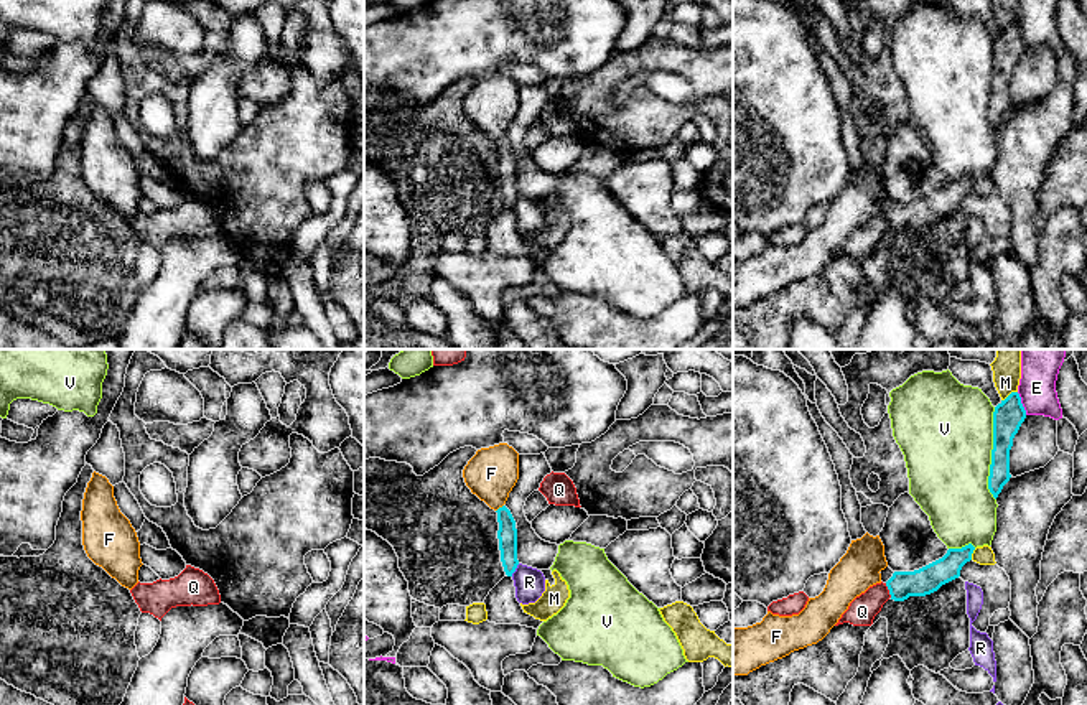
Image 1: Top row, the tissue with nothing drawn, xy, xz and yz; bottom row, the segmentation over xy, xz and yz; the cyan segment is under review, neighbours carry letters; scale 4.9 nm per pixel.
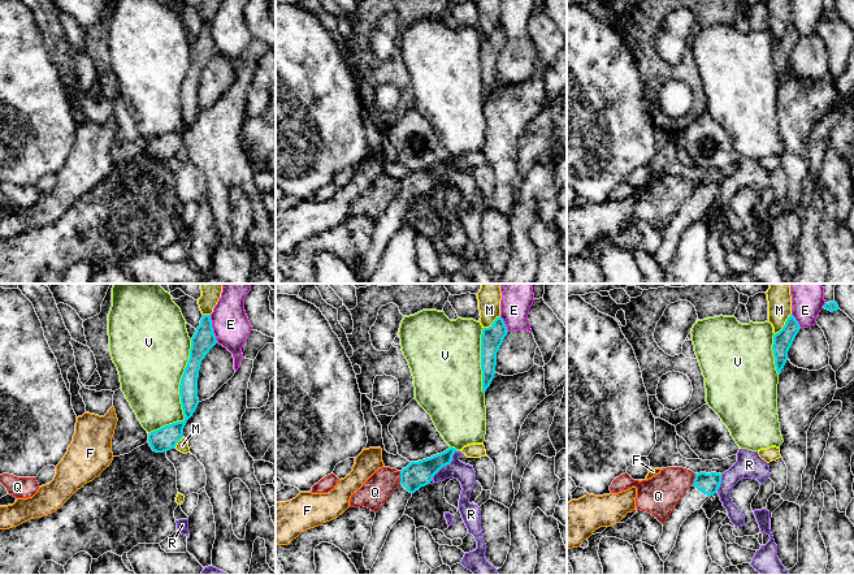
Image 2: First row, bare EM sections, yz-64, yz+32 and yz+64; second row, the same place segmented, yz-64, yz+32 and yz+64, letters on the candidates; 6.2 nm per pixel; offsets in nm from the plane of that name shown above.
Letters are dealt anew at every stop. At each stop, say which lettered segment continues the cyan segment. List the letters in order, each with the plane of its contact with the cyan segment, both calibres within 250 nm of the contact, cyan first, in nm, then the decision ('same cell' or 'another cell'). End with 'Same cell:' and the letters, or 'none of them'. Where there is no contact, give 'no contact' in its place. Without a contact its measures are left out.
E: yz | 150/180 nm | another cell
F: xz | 100/240 nm | another cell
M: yz | 150/120 nm | another cell
Q: yz | 140/140 nm | another cell
R: xz | 100/150 nm | another cell
V: yz | 150/460 nm | another cell
Same cell: none of them

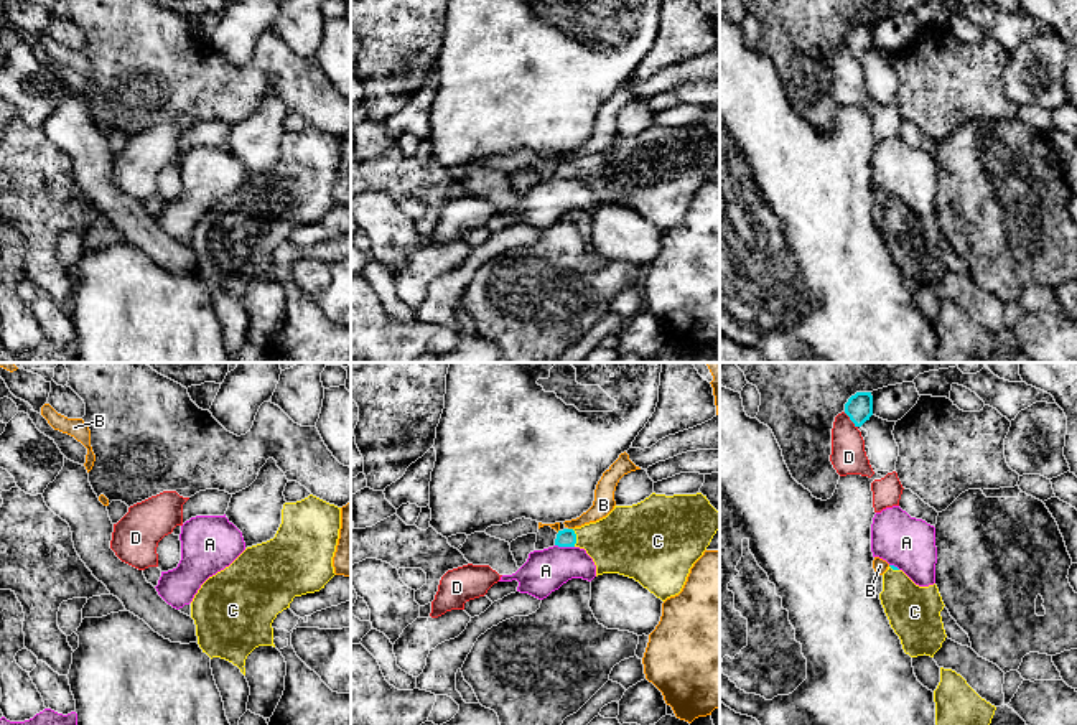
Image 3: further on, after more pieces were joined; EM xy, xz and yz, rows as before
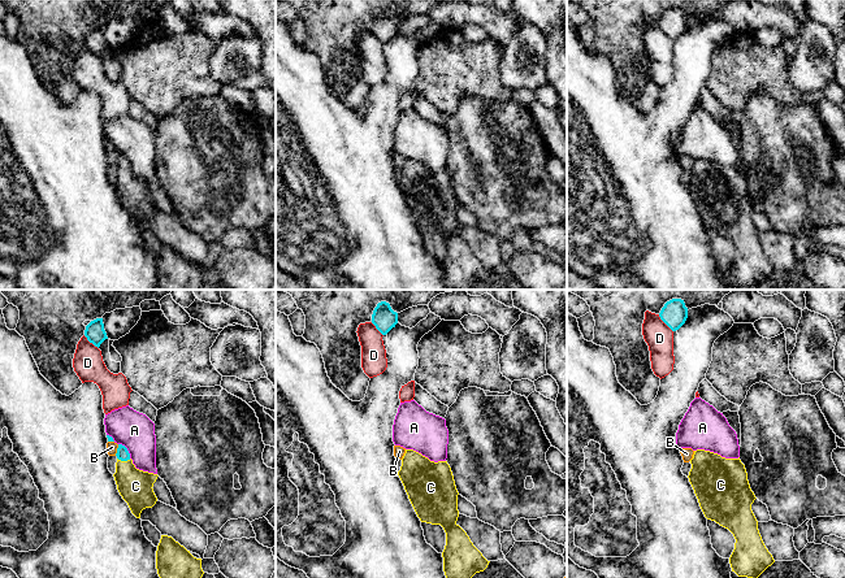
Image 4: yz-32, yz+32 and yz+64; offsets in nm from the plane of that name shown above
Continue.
A: xz | 90/220 nm | another cell
B: xz | 90/100 nm | another cell
C: xz | 90/320 nm | same cell
D: yz | 130/170 nm | another cell
Same cell: C

